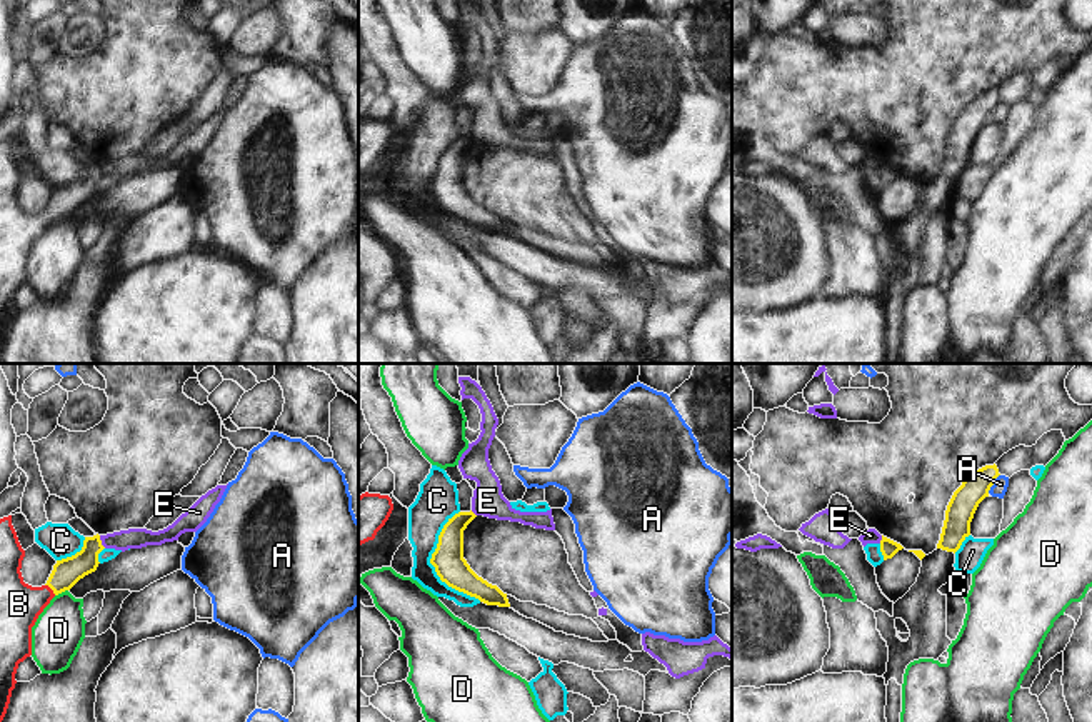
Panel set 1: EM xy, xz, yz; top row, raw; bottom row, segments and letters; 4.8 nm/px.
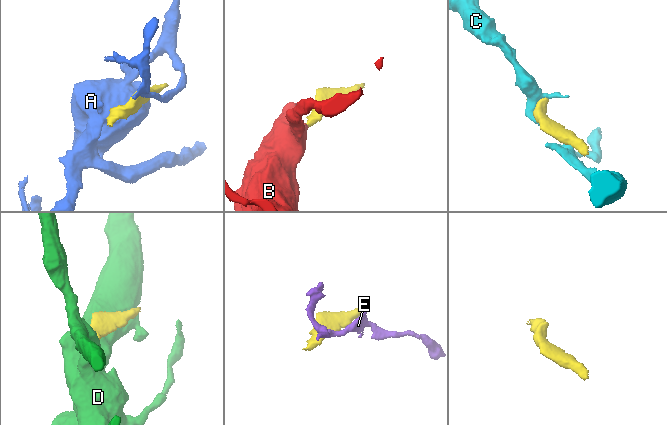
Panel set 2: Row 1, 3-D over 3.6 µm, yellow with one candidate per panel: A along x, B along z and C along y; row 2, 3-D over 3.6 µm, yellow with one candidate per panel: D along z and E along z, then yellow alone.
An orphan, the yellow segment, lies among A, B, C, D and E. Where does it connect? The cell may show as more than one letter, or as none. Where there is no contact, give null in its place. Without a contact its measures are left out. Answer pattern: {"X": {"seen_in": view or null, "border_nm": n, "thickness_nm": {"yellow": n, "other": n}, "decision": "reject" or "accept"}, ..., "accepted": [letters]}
{"A": {"seen_in": "yz", "border_nm": 110, "thickness_nm": {"yellow": 140, "other": 70}, "decision": "reject"}, "B": {"seen_in": "xy", "border_nm": 80, "thickness_nm": {"yellow": 140, "other": 200}, "decision": "accept"}, "C": {"seen_in": "xz", "border_nm": 460, "thickness_nm": {"yellow": 150, "other": 190}, "decision": "reject"}, "D": {"seen_in": "xy", "border_nm": 70, "thickness_nm": {"yellow": 140, "other": 240}, "decision": "reject"}, "E": {"seen_in": "xy", "border_nm": 70, "thickness_nm": {"yellow": 140, "other": 100}, "decision": "reject"}, "accepted": ["B"]}

